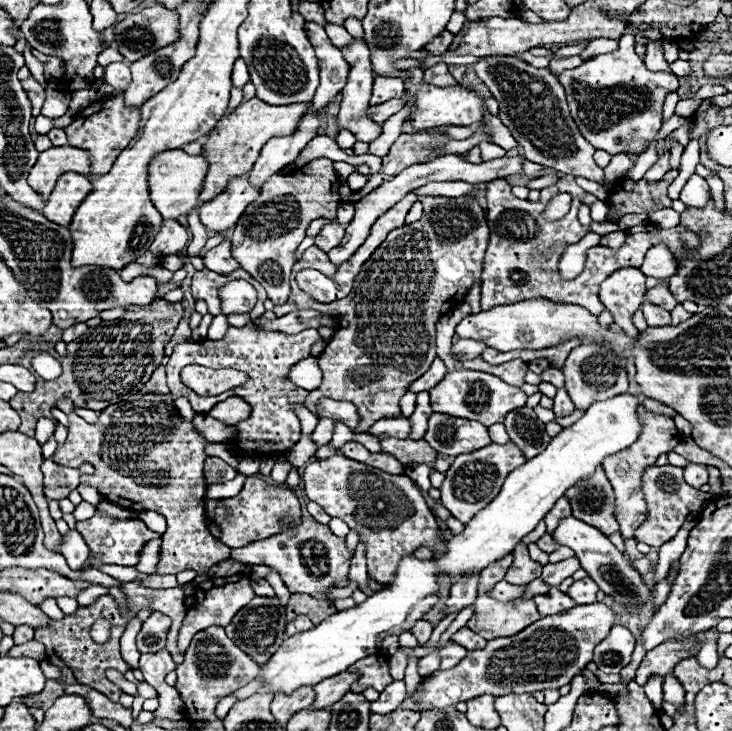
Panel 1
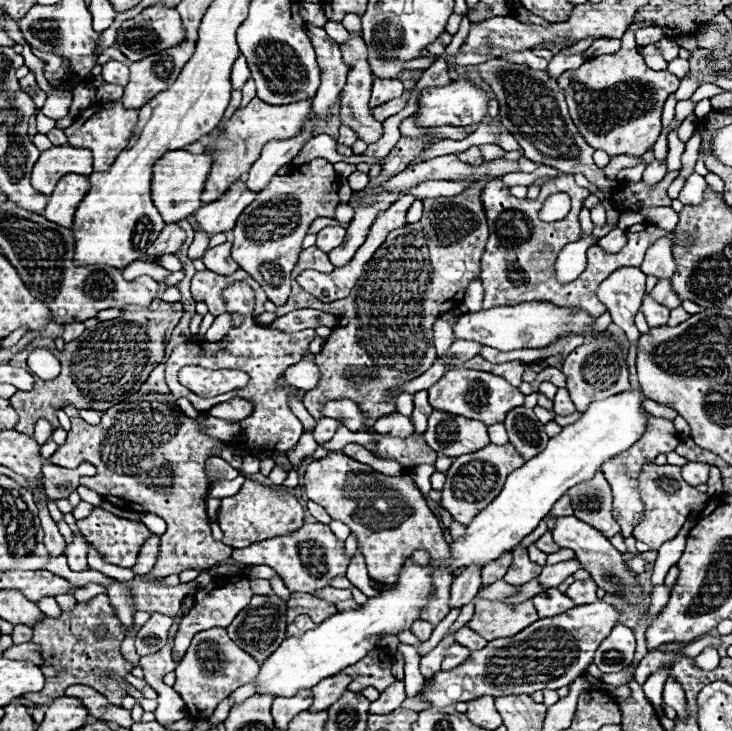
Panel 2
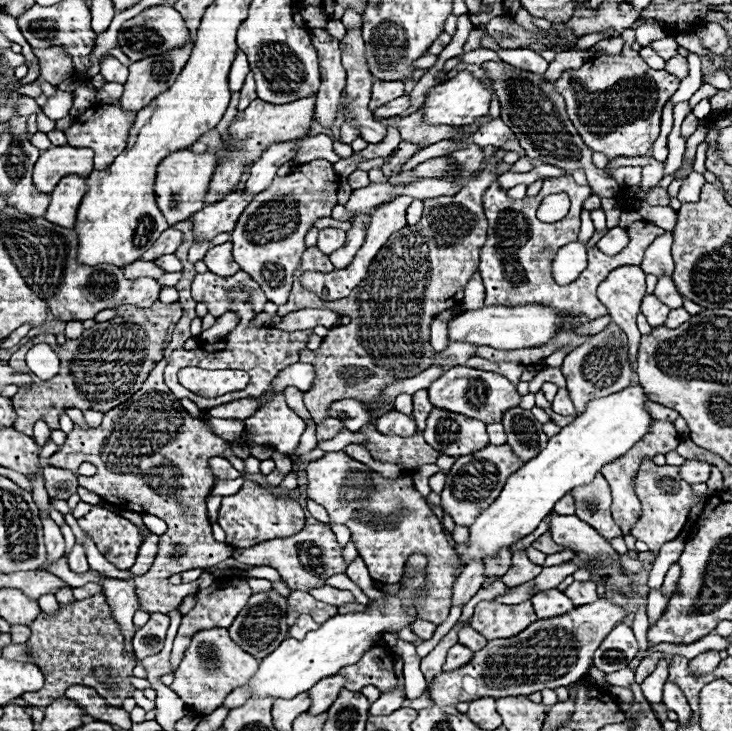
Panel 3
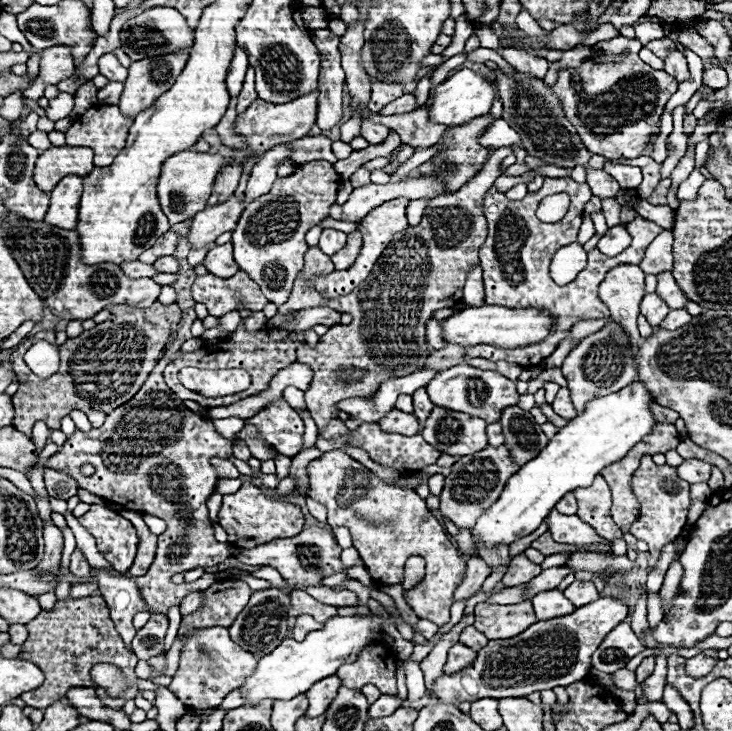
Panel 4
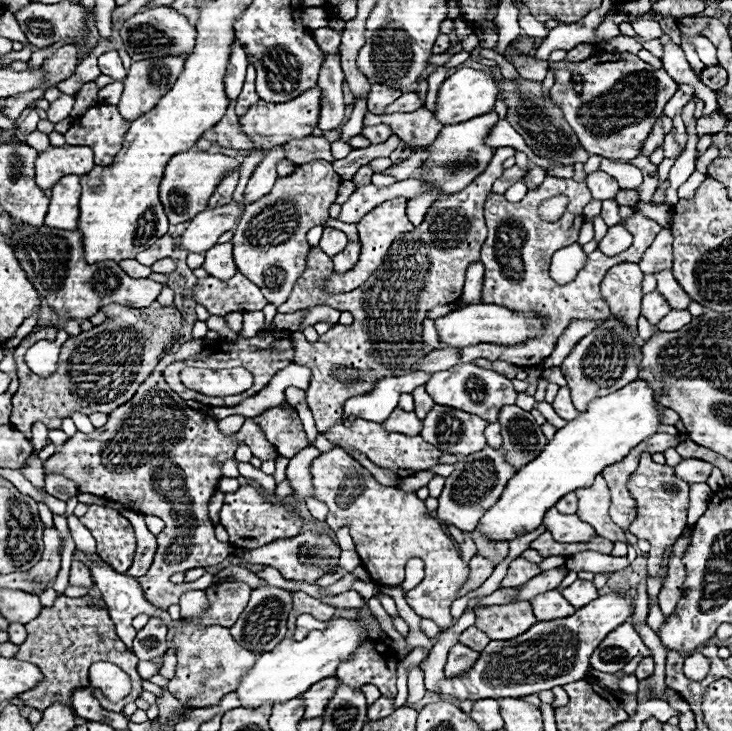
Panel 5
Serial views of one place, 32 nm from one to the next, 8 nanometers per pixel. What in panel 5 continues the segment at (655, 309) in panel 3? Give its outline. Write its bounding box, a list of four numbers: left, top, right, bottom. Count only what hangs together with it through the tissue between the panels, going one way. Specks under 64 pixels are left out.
[642,292,670,326]

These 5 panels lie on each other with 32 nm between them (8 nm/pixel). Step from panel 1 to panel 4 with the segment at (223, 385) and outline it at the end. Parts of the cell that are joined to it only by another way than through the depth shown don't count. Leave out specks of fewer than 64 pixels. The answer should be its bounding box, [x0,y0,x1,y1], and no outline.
[178,368,250,398]

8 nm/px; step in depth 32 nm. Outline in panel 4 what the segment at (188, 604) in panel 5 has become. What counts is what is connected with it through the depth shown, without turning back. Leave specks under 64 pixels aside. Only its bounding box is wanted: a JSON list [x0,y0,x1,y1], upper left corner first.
[180,592,202,616]

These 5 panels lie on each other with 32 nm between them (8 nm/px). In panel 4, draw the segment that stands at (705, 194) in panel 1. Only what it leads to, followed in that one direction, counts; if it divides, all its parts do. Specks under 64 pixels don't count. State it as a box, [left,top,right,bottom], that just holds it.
[678,172,704,200]

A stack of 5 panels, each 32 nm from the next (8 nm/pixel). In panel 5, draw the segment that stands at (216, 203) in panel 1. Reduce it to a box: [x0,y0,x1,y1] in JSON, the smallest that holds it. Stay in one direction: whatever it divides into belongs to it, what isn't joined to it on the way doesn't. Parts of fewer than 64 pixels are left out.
[180,200,240,252]

